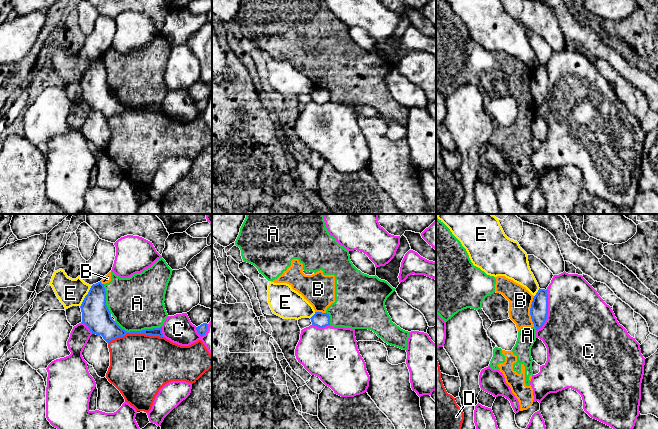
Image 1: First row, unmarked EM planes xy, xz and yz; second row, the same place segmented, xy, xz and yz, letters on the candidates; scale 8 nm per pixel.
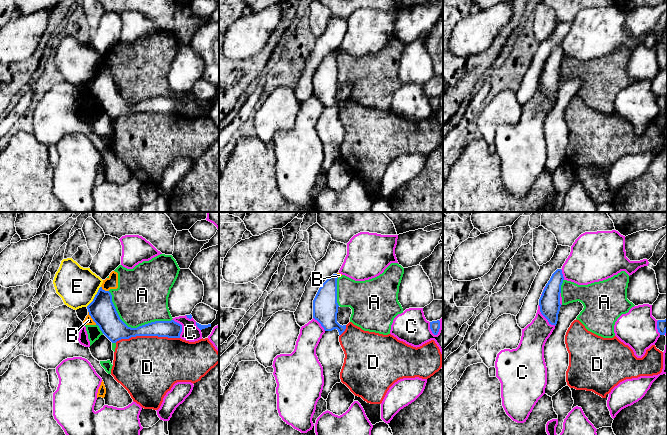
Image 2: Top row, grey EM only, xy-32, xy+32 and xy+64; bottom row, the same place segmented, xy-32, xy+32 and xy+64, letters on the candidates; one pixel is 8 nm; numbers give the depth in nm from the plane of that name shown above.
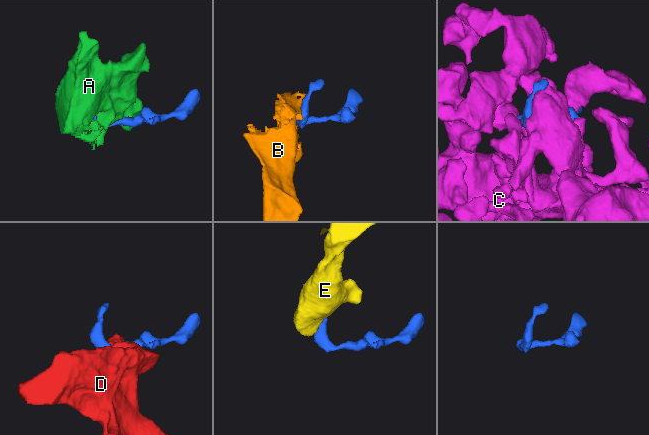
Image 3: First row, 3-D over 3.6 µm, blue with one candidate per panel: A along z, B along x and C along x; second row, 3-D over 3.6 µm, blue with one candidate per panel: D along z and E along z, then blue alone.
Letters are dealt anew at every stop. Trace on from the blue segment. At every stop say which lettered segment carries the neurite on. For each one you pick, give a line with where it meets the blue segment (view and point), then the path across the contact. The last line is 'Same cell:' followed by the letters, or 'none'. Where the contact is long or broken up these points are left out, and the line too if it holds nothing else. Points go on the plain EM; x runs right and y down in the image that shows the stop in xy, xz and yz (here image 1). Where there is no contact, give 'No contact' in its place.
Same cell: none

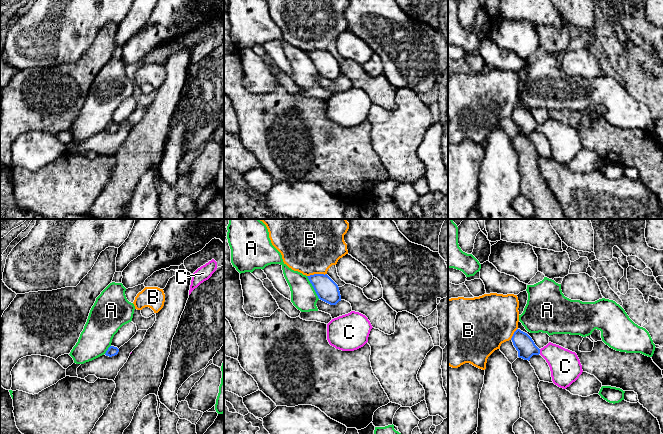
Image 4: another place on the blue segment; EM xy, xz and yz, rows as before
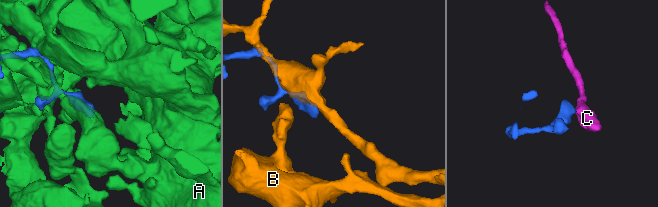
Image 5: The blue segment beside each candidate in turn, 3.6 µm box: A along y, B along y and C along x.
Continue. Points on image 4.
C: Touches blue at yz (539, 127). Path across: yz (526, 124), (539, 127), (551, 128), (565, 142)
Same cell: C

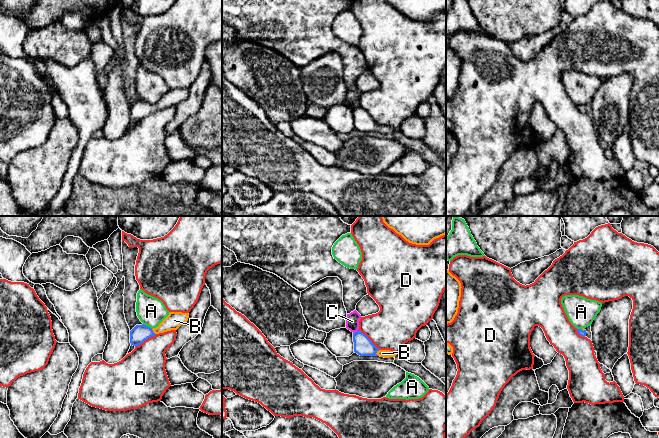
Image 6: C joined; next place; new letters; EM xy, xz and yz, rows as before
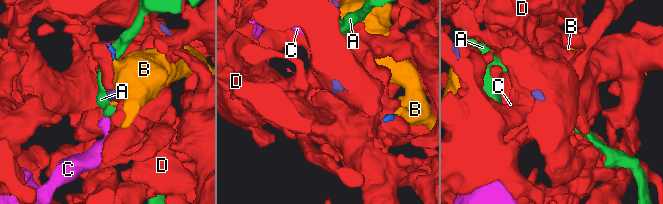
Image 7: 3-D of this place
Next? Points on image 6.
B: Touches blue at xz (376, 128)
Same cell: B

